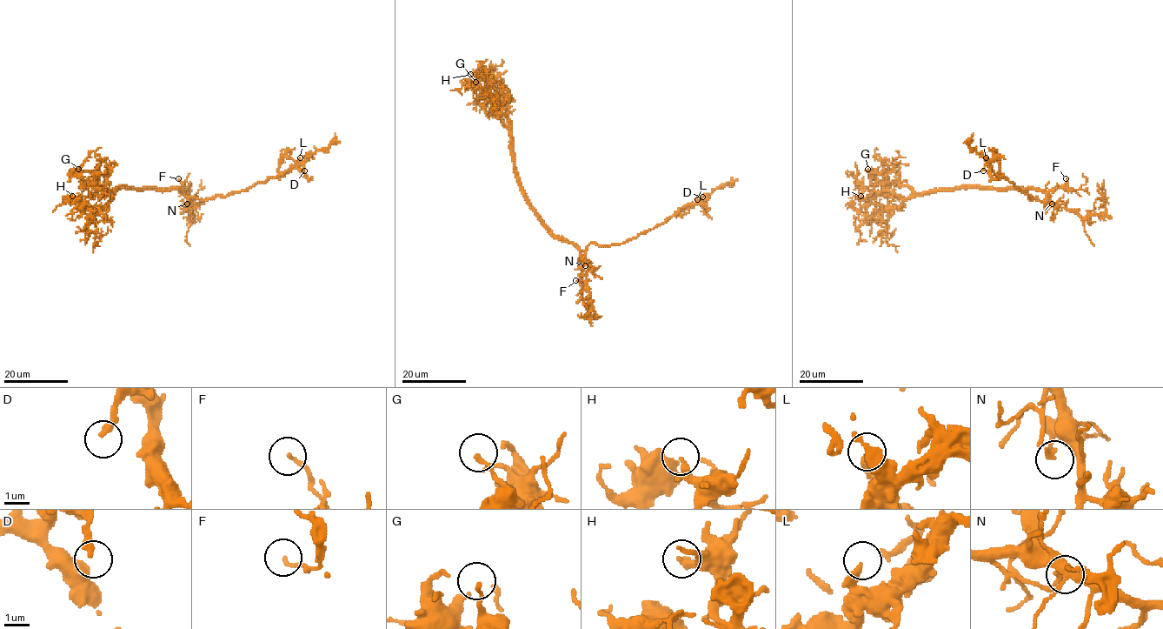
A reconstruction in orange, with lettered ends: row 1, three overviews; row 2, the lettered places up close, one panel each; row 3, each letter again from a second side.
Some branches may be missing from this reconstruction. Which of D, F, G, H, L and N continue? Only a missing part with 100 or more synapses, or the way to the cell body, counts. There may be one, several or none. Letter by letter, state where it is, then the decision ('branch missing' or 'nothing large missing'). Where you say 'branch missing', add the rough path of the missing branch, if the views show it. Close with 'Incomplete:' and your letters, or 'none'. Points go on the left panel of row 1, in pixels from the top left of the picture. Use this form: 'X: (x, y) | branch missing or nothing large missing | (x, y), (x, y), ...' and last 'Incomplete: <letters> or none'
D: (304, 170) | nothing large missing
F: (178, 178) | nothing large missing
G: (78, 169) | nothing large missing
H: (72, 196) | nothing large missing
L: (300, 157) | nothing large missing
N: (187, 204) | nothing large missing
Incomplete: none

